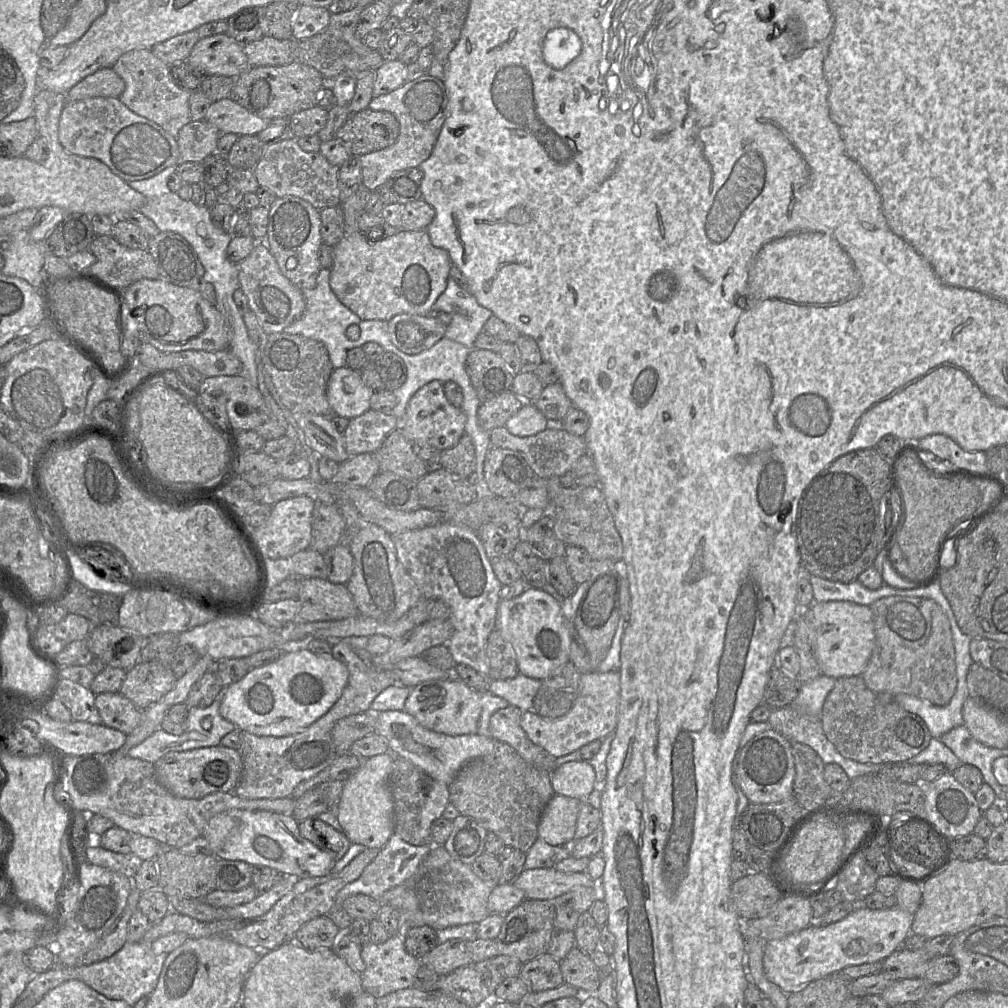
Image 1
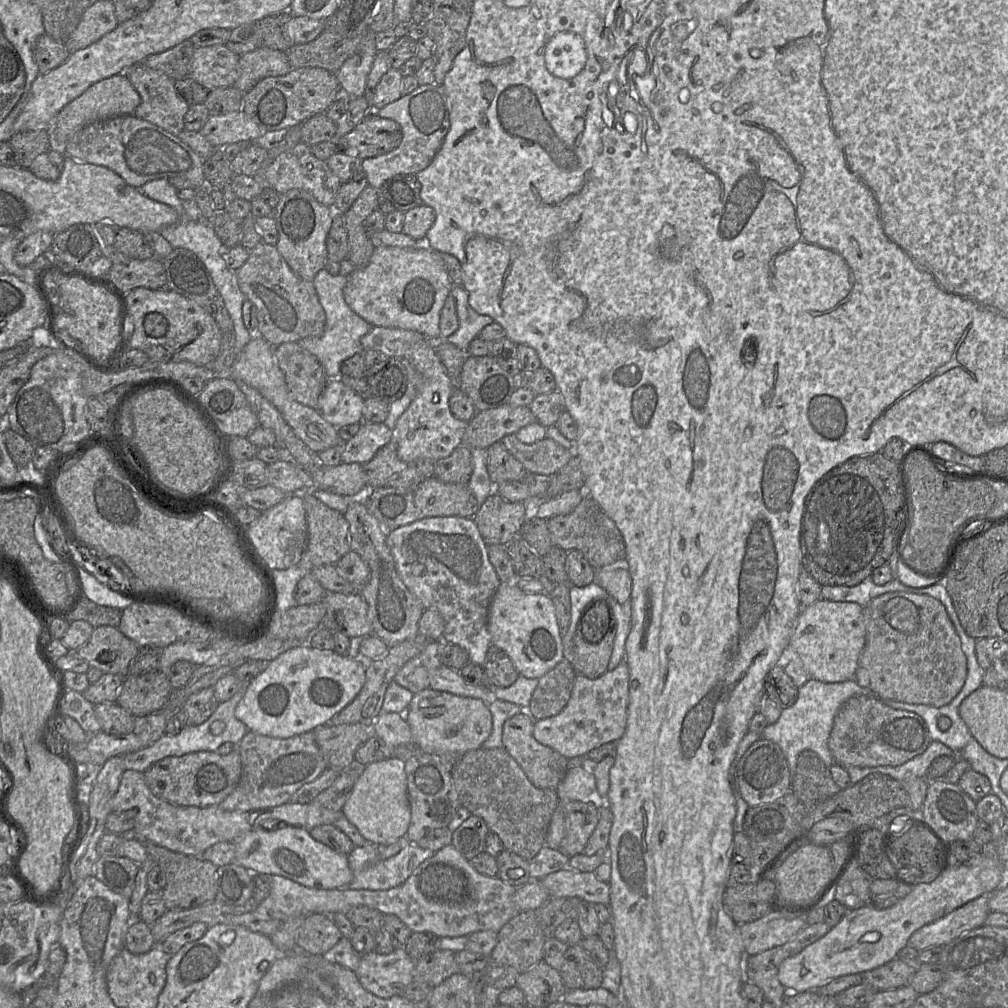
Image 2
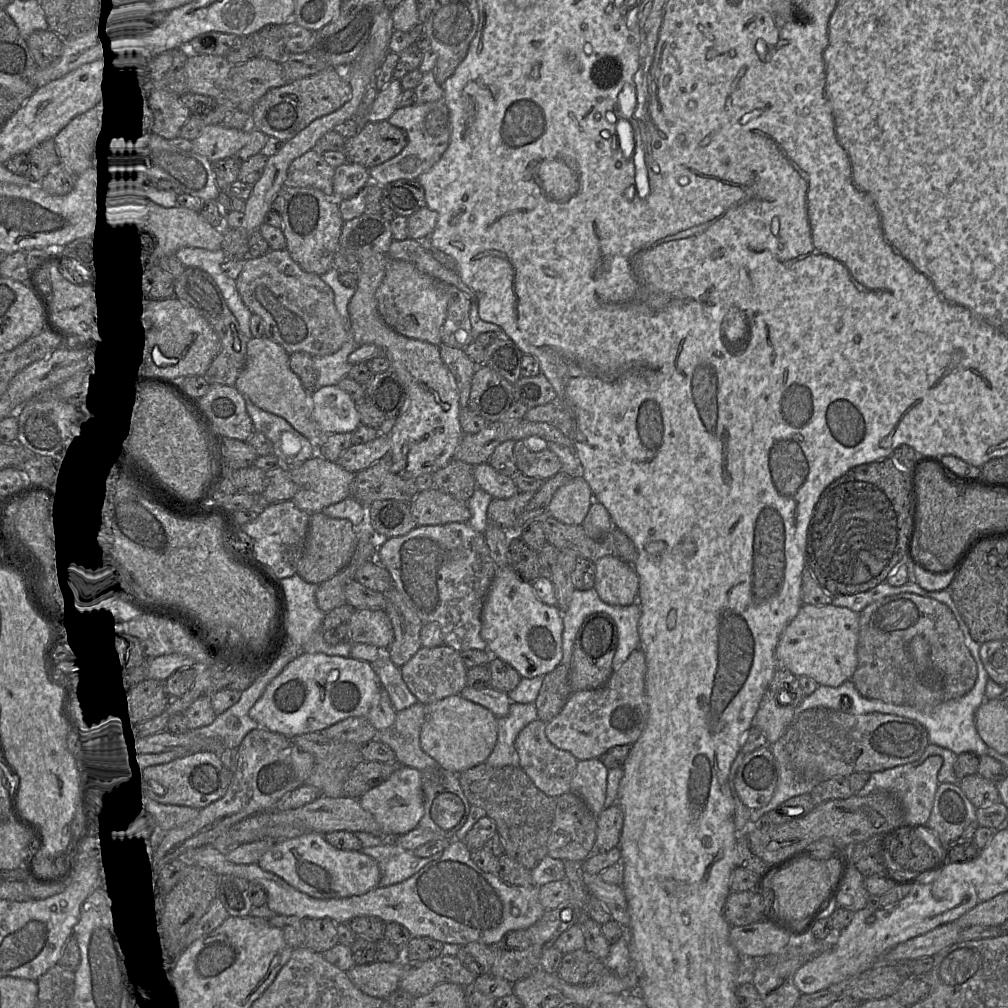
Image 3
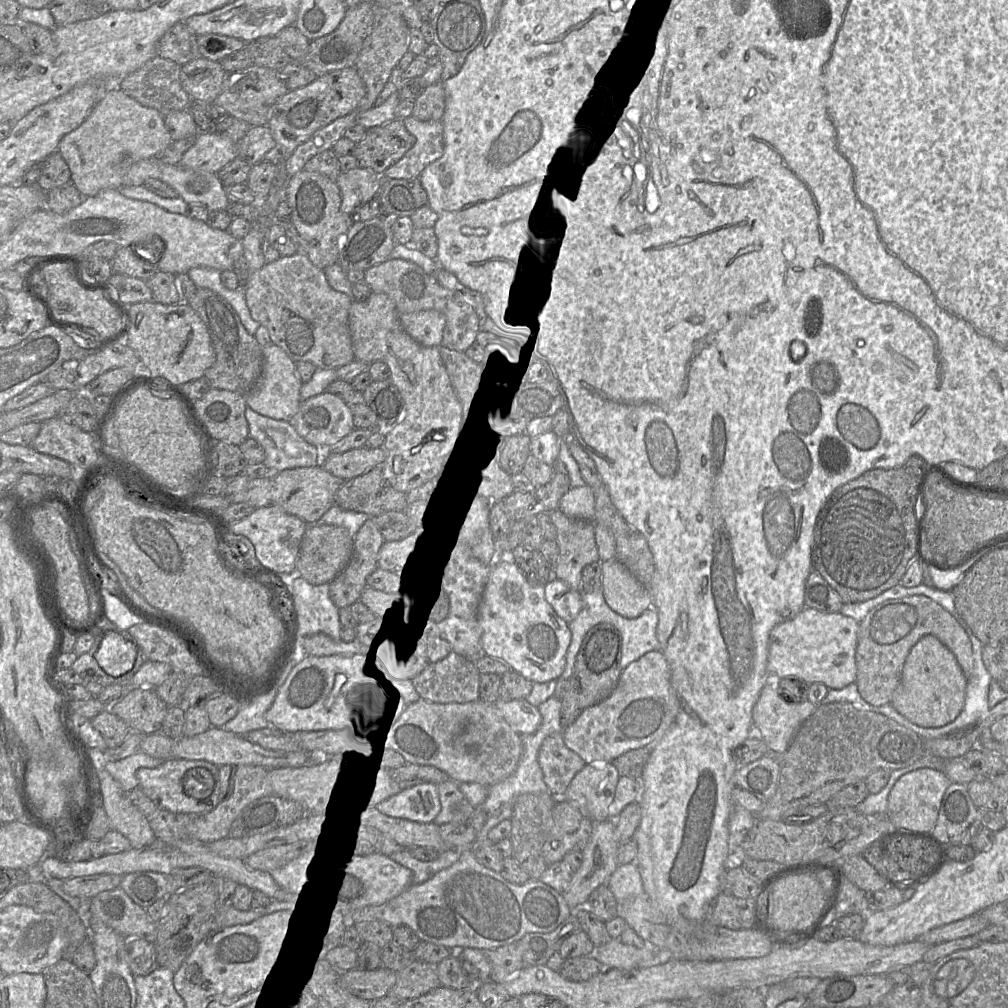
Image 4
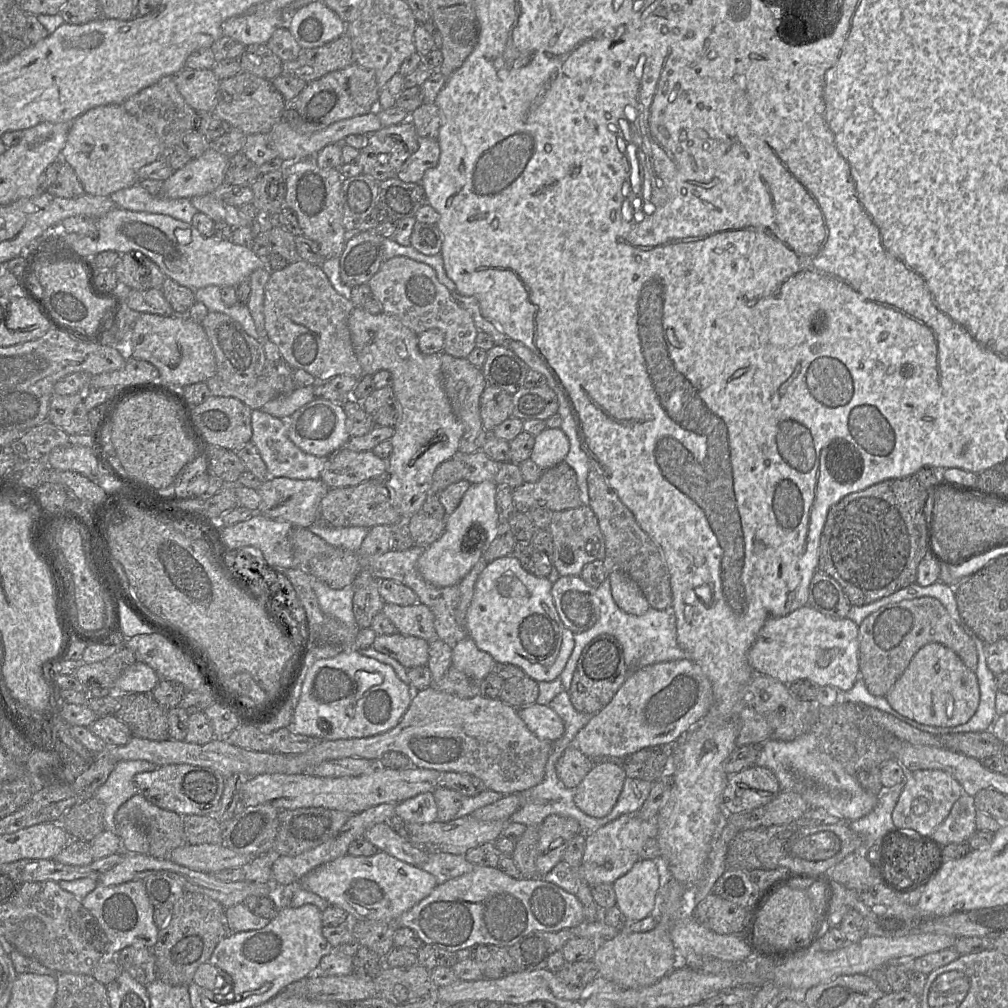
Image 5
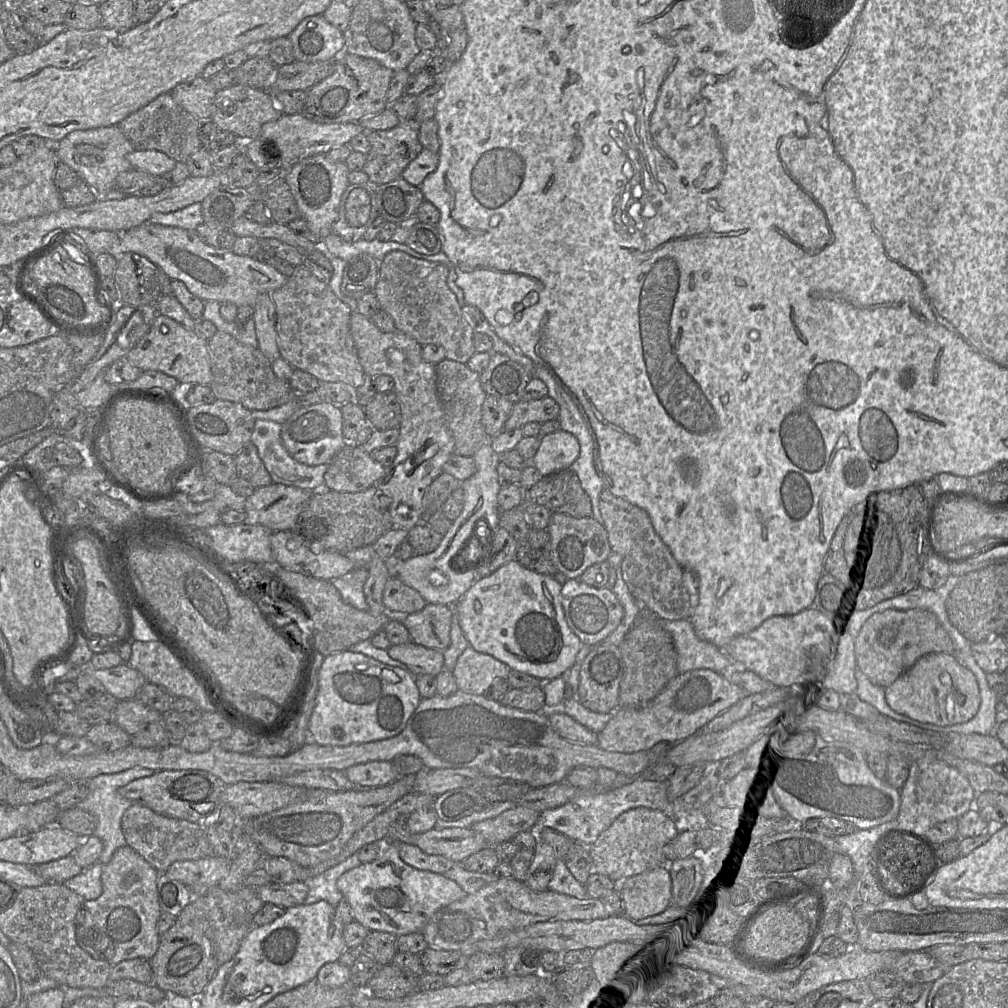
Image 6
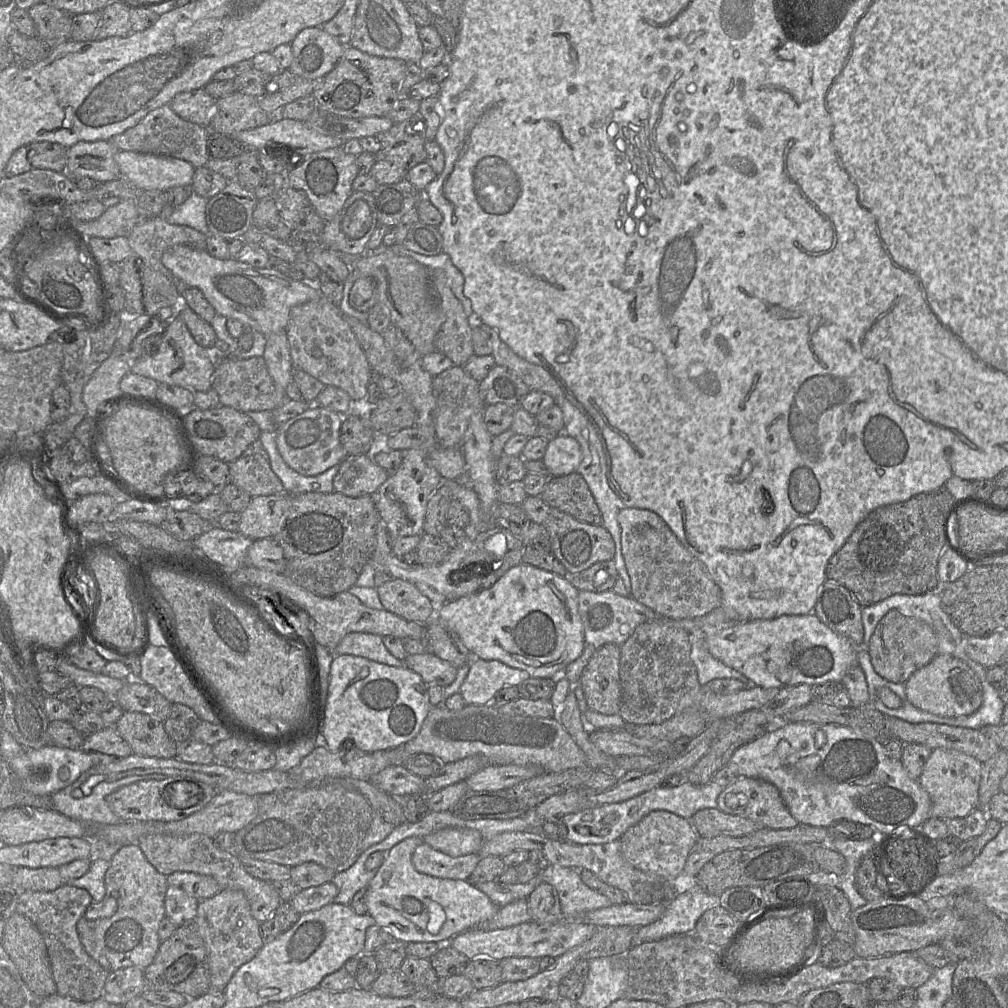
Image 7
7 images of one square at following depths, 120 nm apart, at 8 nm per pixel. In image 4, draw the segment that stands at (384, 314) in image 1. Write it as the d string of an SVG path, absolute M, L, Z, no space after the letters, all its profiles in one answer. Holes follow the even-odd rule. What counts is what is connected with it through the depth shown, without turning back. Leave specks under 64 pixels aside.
M437 310L399 314L403 329L417 343L426 347L442 346L446 317Z

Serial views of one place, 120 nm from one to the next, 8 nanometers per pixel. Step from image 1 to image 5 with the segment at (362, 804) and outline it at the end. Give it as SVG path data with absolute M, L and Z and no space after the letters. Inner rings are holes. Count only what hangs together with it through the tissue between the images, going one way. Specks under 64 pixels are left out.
M433 793L418 794L396 804L396 818L410 823L431 823L437 820L437 805Z

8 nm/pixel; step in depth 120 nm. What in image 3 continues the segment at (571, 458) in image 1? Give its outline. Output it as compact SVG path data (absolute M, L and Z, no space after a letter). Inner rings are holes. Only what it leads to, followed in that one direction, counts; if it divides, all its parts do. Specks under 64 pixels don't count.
M522 440L515 441L516 466L524 475L547 480L561 471L561 461L549 448L533 452Z

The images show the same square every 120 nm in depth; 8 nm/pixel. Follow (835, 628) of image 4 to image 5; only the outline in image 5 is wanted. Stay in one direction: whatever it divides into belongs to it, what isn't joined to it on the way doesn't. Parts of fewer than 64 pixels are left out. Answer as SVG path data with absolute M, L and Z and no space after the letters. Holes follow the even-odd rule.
M805 605L790 614L768 619L748 651L748 662L754 673L770 676L785 685L808 679L818 686L831 686L837 691L850 690L859 675L859 626L849 618L831 618Z

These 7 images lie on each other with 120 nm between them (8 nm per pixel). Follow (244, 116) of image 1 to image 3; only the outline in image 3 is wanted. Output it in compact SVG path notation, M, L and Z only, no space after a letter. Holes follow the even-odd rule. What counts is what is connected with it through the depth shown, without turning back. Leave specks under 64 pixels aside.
M206 125L202 133L192 141L192 152L206 157L210 162L234 157L248 143L249 129L225 128Z

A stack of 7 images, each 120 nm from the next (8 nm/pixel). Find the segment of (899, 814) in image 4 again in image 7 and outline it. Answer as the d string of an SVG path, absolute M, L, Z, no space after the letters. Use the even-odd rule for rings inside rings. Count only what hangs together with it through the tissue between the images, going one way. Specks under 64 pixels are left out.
M933 749L918 778L931 800L931 817L961 818L977 808L981 771L982 763L972 756L951 749Z

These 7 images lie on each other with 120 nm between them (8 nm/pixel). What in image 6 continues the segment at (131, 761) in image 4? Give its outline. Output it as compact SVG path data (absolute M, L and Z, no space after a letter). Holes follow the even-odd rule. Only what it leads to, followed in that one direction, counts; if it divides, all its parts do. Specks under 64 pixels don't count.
M133 767L116 773L101 774L87 781L89 793L76 807L92 813L97 818L97 826L93 835L100 838L103 843L103 851L98 860L101 864L107 864L115 851L126 845L126 840L121 828L121 819L124 812L133 802L121 796L119 789L135 779L148 777L154 773L155 771L153 769Z

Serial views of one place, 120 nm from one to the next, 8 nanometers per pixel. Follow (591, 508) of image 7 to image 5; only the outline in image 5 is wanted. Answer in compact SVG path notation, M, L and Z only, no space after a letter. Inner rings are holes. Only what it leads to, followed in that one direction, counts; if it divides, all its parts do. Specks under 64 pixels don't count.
M565 462L544 470L535 482L524 482L513 489L515 511L529 513L536 508L552 512L582 505L575 471Z

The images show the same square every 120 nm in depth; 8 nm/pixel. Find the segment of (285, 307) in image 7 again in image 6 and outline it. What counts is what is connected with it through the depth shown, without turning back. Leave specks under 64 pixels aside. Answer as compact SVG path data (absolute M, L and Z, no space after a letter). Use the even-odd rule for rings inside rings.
M144 222L127 231L113 232L119 233L121 253L135 252L148 258L172 280L183 282L192 294L203 301L227 301L236 306L254 307L260 294L272 293L282 287L288 278L256 258L205 244L196 231Z

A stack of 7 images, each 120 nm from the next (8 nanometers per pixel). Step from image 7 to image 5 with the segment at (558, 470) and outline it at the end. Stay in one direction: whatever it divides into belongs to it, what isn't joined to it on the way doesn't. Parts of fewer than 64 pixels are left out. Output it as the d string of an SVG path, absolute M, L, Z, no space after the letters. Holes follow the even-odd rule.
M546 427L535 436L530 458L542 470L547 470L563 462L569 448L569 440L561 428Z

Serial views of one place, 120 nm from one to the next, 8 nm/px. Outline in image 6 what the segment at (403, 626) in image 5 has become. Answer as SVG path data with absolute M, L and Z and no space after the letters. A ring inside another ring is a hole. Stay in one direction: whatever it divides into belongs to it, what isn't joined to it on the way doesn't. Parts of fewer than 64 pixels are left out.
M427 604L421 611L407 614L402 623L408 629L412 642L443 652L451 642L453 614L452 606Z

